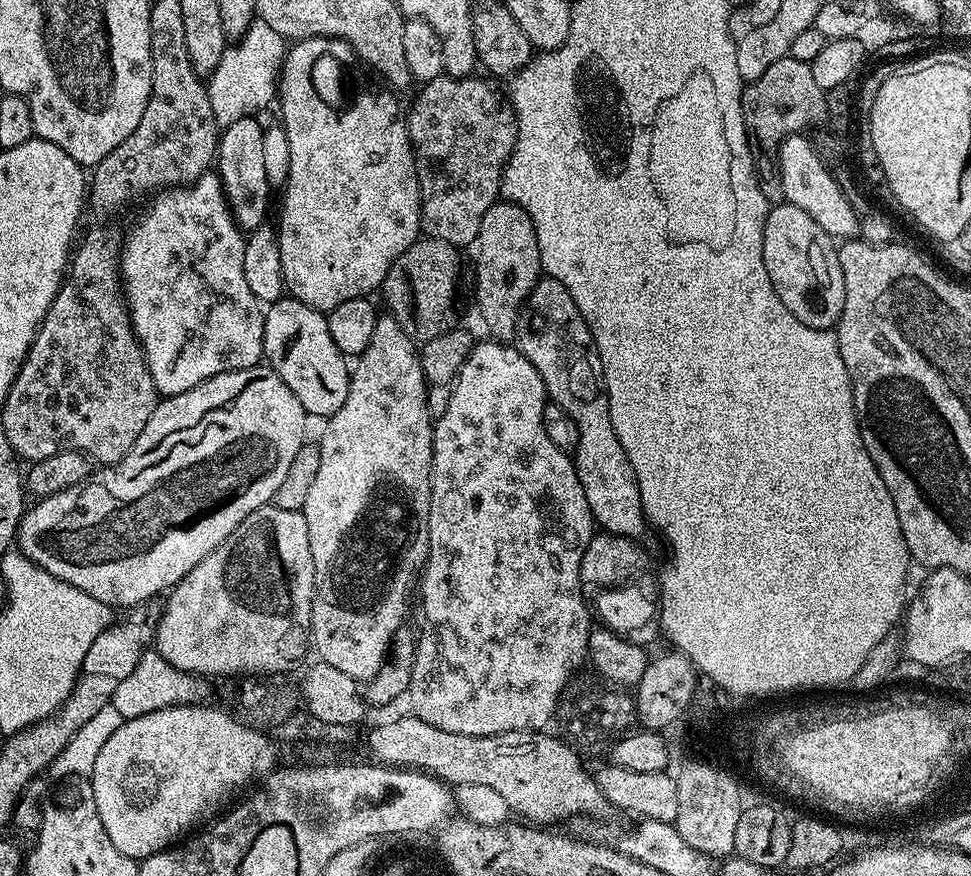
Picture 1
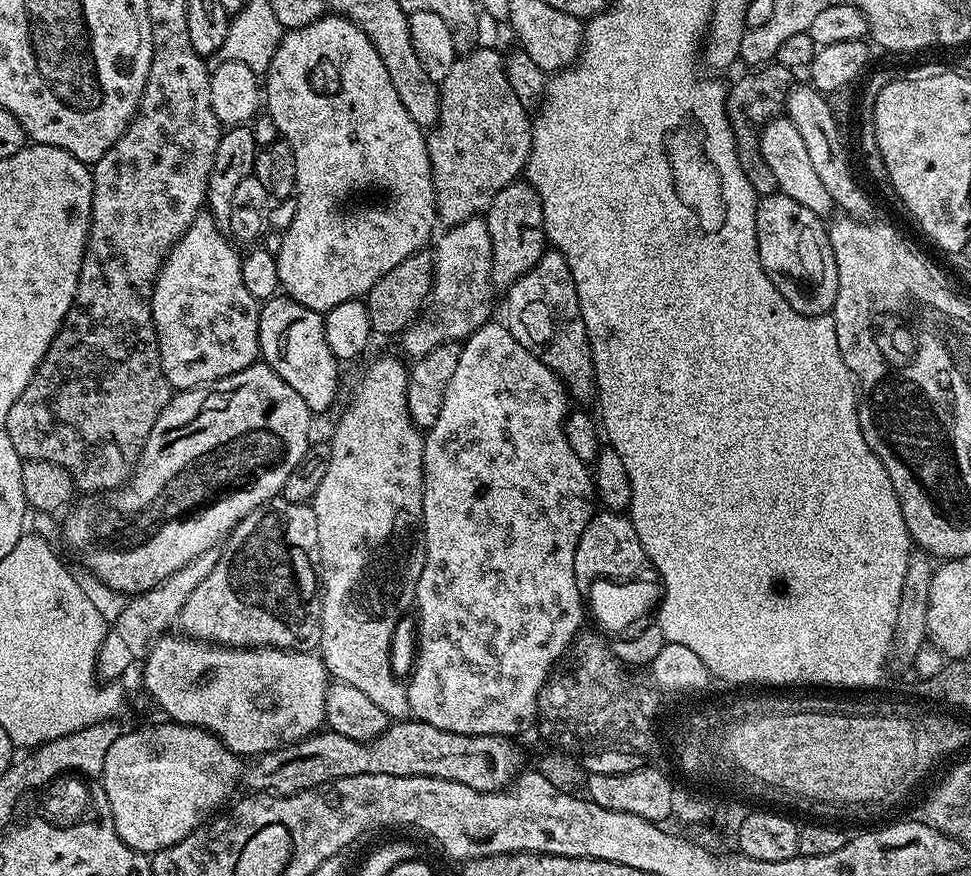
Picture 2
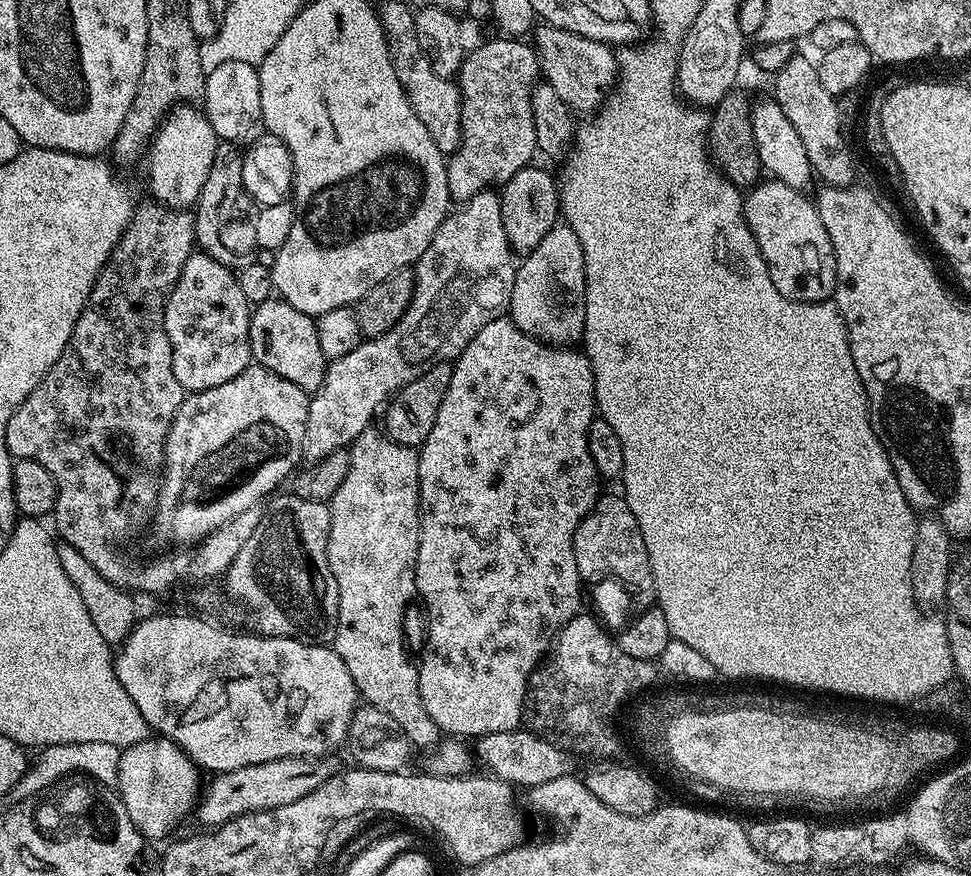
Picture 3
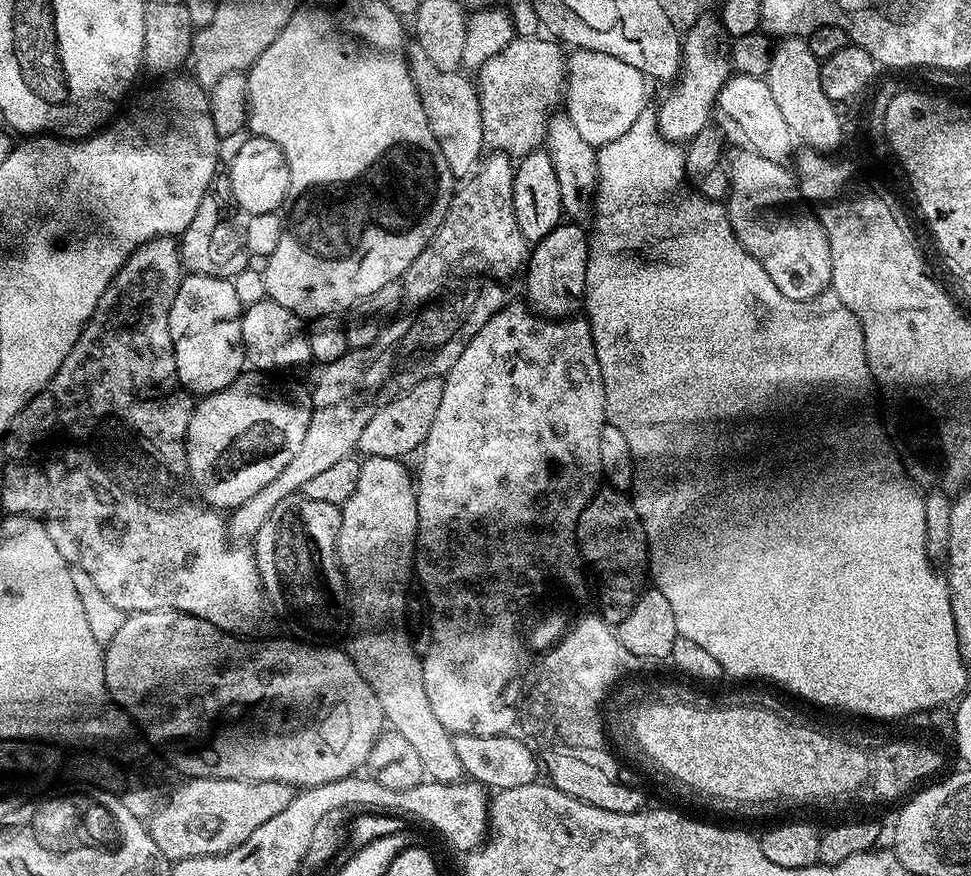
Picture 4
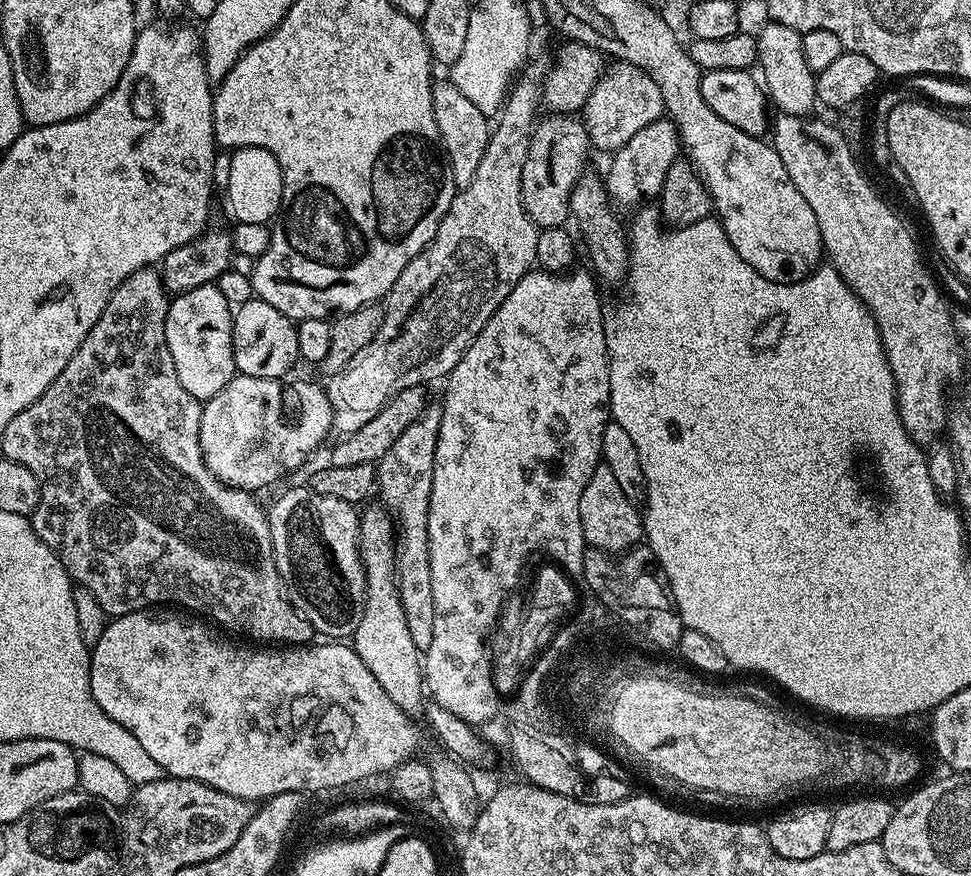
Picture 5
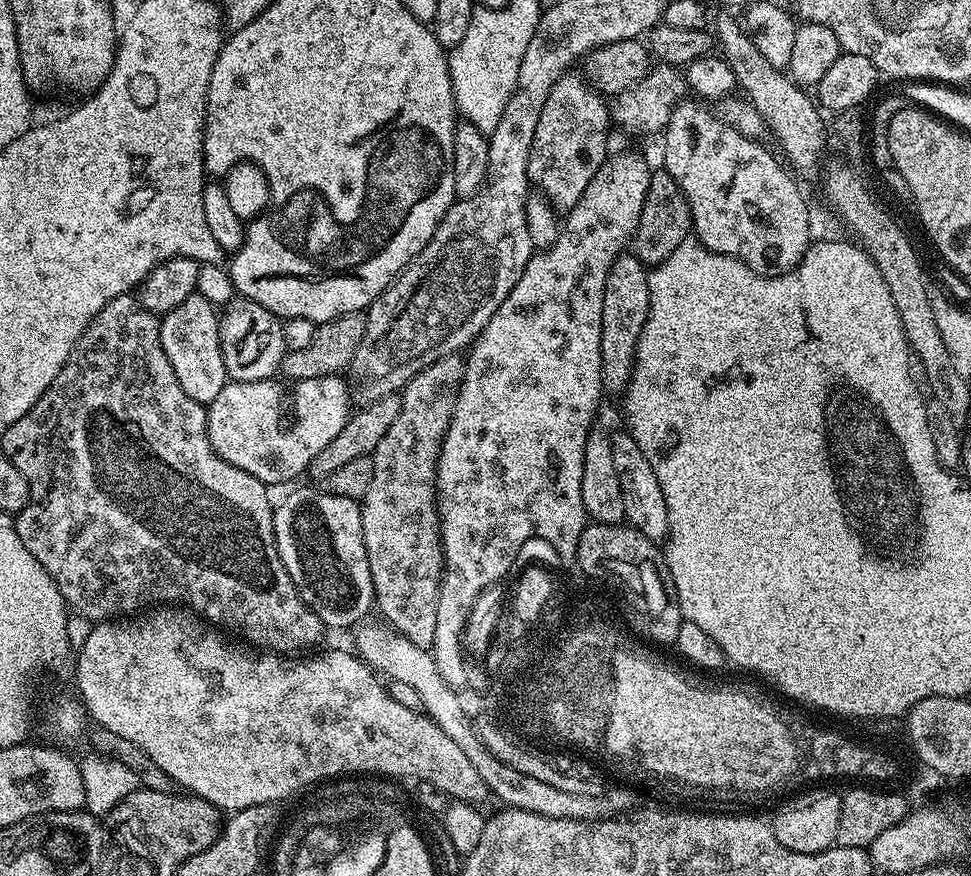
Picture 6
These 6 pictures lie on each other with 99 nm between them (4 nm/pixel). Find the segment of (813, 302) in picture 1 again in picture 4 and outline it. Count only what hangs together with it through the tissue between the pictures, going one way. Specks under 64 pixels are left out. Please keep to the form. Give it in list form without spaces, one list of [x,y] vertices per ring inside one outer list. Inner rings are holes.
[[[751,150],[743,151],[733,156],[731,153],[727,165],[726,207],[738,242],[755,256],[770,274],[770,282],[786,298],[809,300],[822,295],[832,283],[830,246],[824,228],[806,207],[793,173],[785,165],[770,162]]]

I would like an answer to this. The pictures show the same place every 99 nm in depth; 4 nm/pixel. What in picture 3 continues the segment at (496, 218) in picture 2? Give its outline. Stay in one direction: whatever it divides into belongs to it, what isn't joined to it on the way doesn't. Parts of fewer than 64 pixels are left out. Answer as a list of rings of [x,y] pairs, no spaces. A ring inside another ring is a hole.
[[[529,166],[518,170],[514,178],[510,178],[499,189],[502,206],[502,226],[506,226],[506,238],[510,242],[513,253],[527,254],[536,249],[546,238],[552,228],[557,227],[560,211],[560,193],[557,181],[548,172]]]

